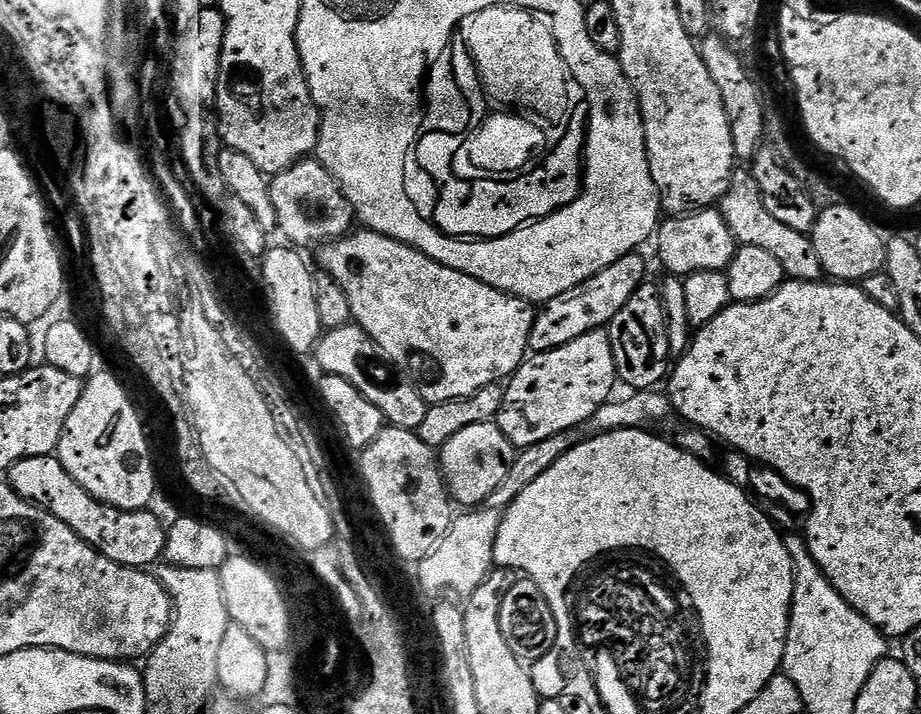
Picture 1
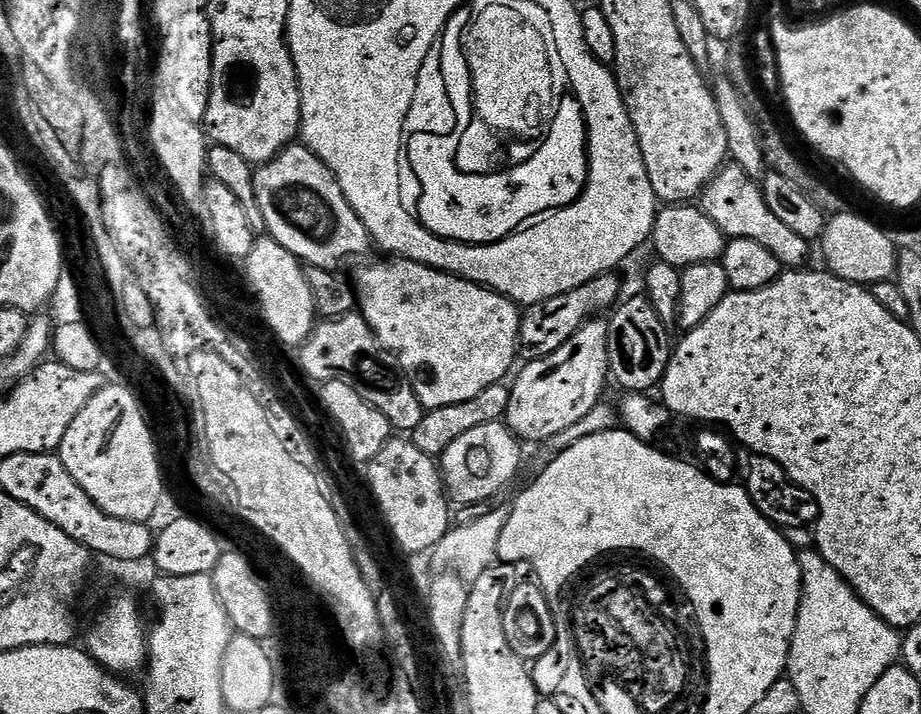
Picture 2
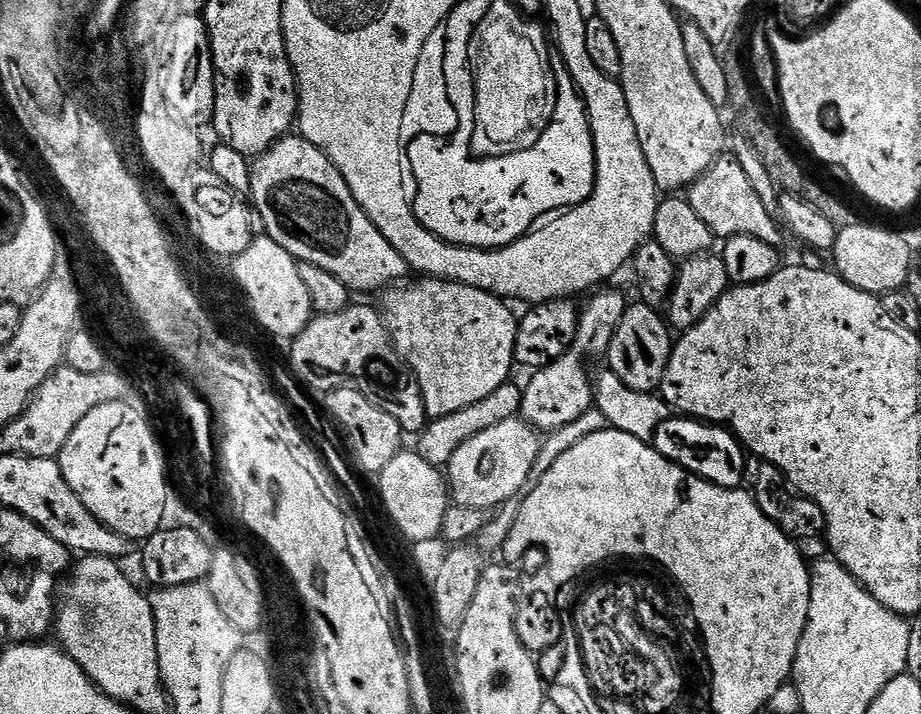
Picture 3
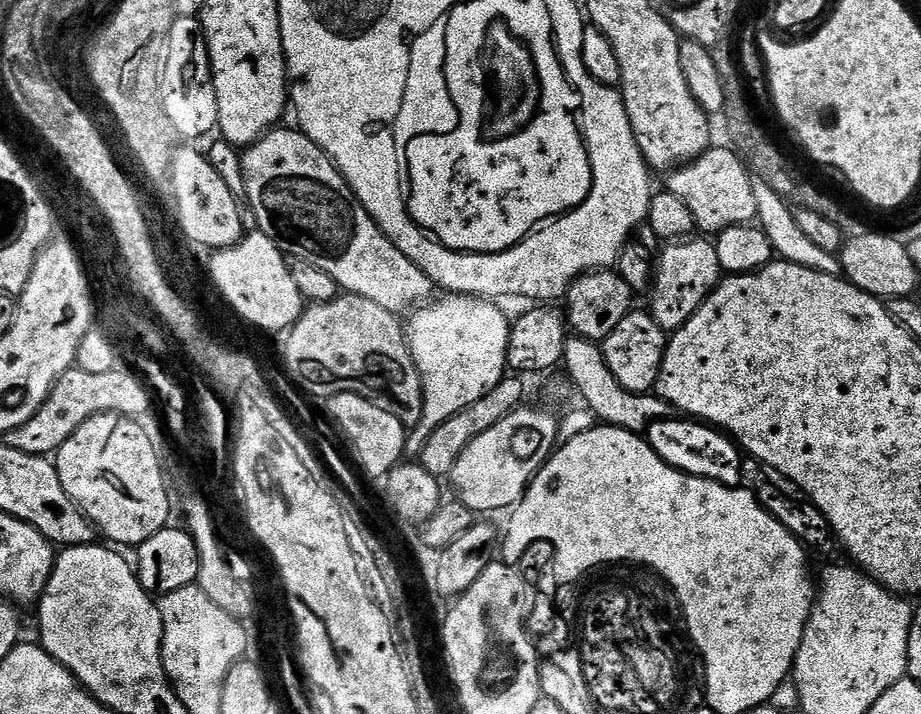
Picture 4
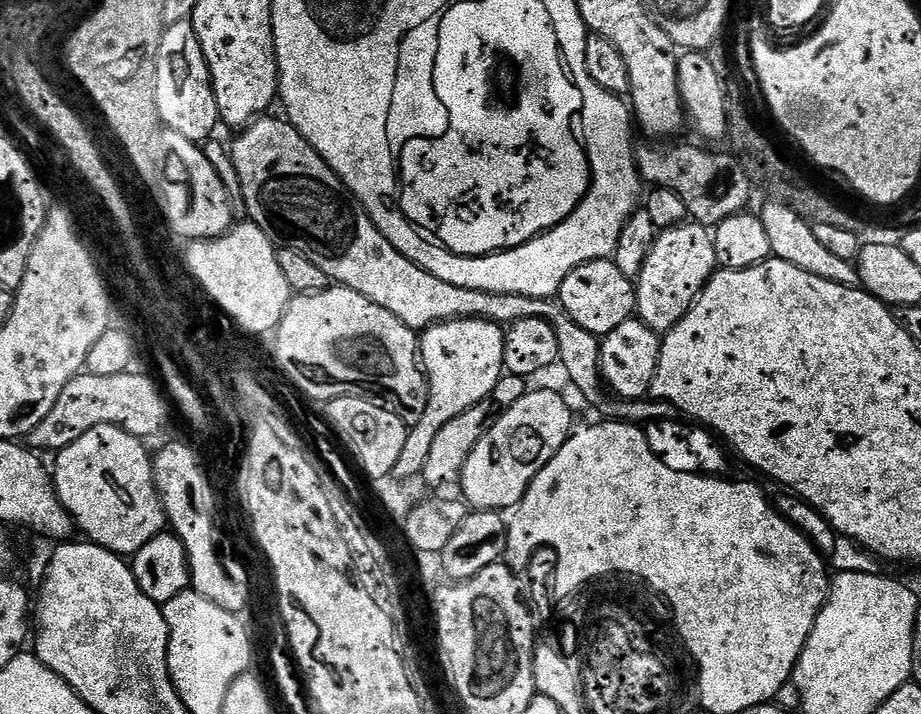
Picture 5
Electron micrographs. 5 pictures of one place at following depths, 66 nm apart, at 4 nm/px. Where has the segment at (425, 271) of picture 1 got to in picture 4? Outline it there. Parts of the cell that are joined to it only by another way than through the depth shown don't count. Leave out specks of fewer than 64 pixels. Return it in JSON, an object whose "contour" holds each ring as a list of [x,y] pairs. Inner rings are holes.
{"contour":[[[444,294],[439,298],[433,299],[431,302],[425,303],[423,306],[415,309],[407,317],[404,336],[408,340],[408,349],[412,355],[414,366],[420,375],[420,385],[424,391],[424,416],[411,429],[410,432],[410,448],[413,453],[418,454],[422,450],[422,446],[426,446],[426,438],[430,438],[430,434],[434,434],[434,430],[438,430],[438,426],[442,426],[442,422],[446,422],[450,418],[454,418],[454,414],[458,414],[462,410],[466,410],[466,406],[474,406],[474,402],[478,402],[478,398],[486,398],[486,394],[490,394],[490,390],[494,390],[494,386],[498,386],[498,382],[504,379],[506,369],[508,368],[508,329],[510,327],[509,317],[504,317],[504,312],[499,308],[499,303],[493,302],[491,299],[483,296],[465,296],[463,294]]]}

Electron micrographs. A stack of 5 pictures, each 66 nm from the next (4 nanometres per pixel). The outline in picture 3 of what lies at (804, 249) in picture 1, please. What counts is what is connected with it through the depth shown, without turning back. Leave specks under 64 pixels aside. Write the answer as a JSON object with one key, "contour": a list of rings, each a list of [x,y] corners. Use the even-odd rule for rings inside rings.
{"contour":[[[721,154],[694,183],[688,185],[686,199],[690,206],[694,206],[694,211],[701,216],[702,222],[706,222],[706,226],[710,226],[712,235],[717,241],[729,240],[731,236],[753,236],[760,239],[761,242],[770,242],[770,246],[775,248],[783,249],[785,247],[786,232],[781,221],[772,212],[766,210],[766,202],[762,202],[762,198],[758,198],[758,190],[754,190],[750,178],[746,178],[746,174],[742,170],[742,162],[738,162],[735,155]]]}

